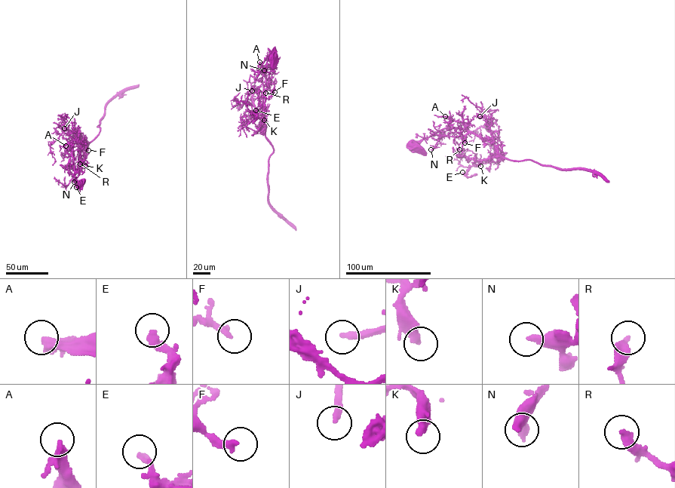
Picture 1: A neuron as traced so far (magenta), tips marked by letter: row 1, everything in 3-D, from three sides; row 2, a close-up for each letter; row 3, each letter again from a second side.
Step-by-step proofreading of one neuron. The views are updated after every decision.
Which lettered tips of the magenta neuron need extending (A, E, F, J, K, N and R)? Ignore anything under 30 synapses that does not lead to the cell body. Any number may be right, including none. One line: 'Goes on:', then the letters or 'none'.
Goes on: A, J

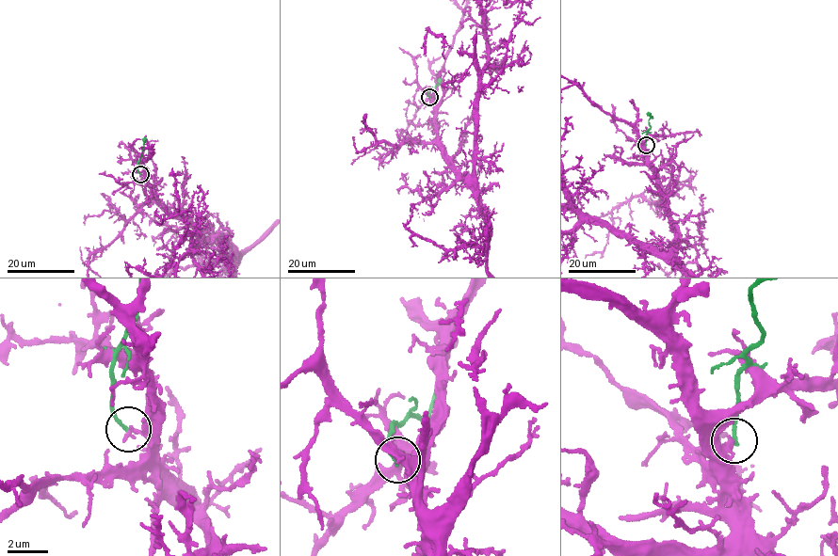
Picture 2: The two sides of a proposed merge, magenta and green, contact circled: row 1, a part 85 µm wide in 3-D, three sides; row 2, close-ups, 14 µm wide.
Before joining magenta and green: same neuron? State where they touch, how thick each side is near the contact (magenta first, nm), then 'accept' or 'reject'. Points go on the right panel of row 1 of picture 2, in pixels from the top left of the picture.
place (646, 145); calibres 240 and 180 nm; reject

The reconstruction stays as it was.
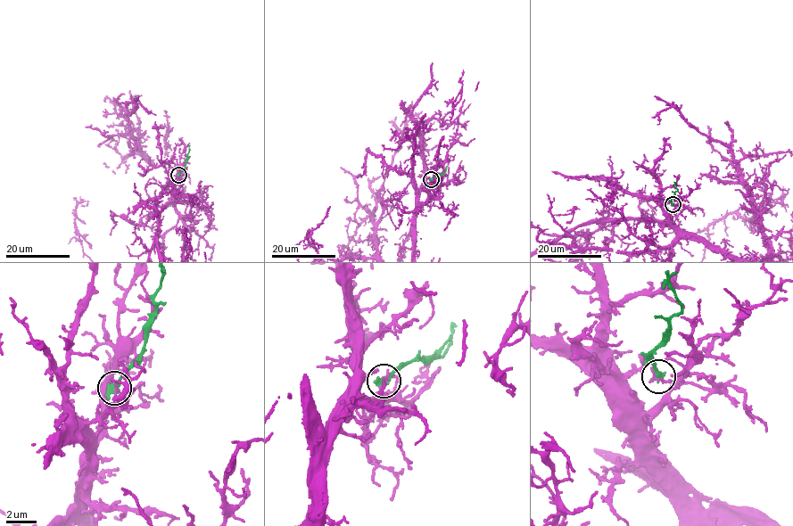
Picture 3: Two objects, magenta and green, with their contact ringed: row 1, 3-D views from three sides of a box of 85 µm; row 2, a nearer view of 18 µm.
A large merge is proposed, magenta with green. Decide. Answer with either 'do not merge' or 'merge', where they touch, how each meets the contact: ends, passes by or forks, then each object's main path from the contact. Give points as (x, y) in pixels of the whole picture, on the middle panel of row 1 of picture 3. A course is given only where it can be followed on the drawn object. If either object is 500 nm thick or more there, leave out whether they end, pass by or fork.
do not merge; at (431, 179); green runs (431, 179), (443, 174), (447, 166)

